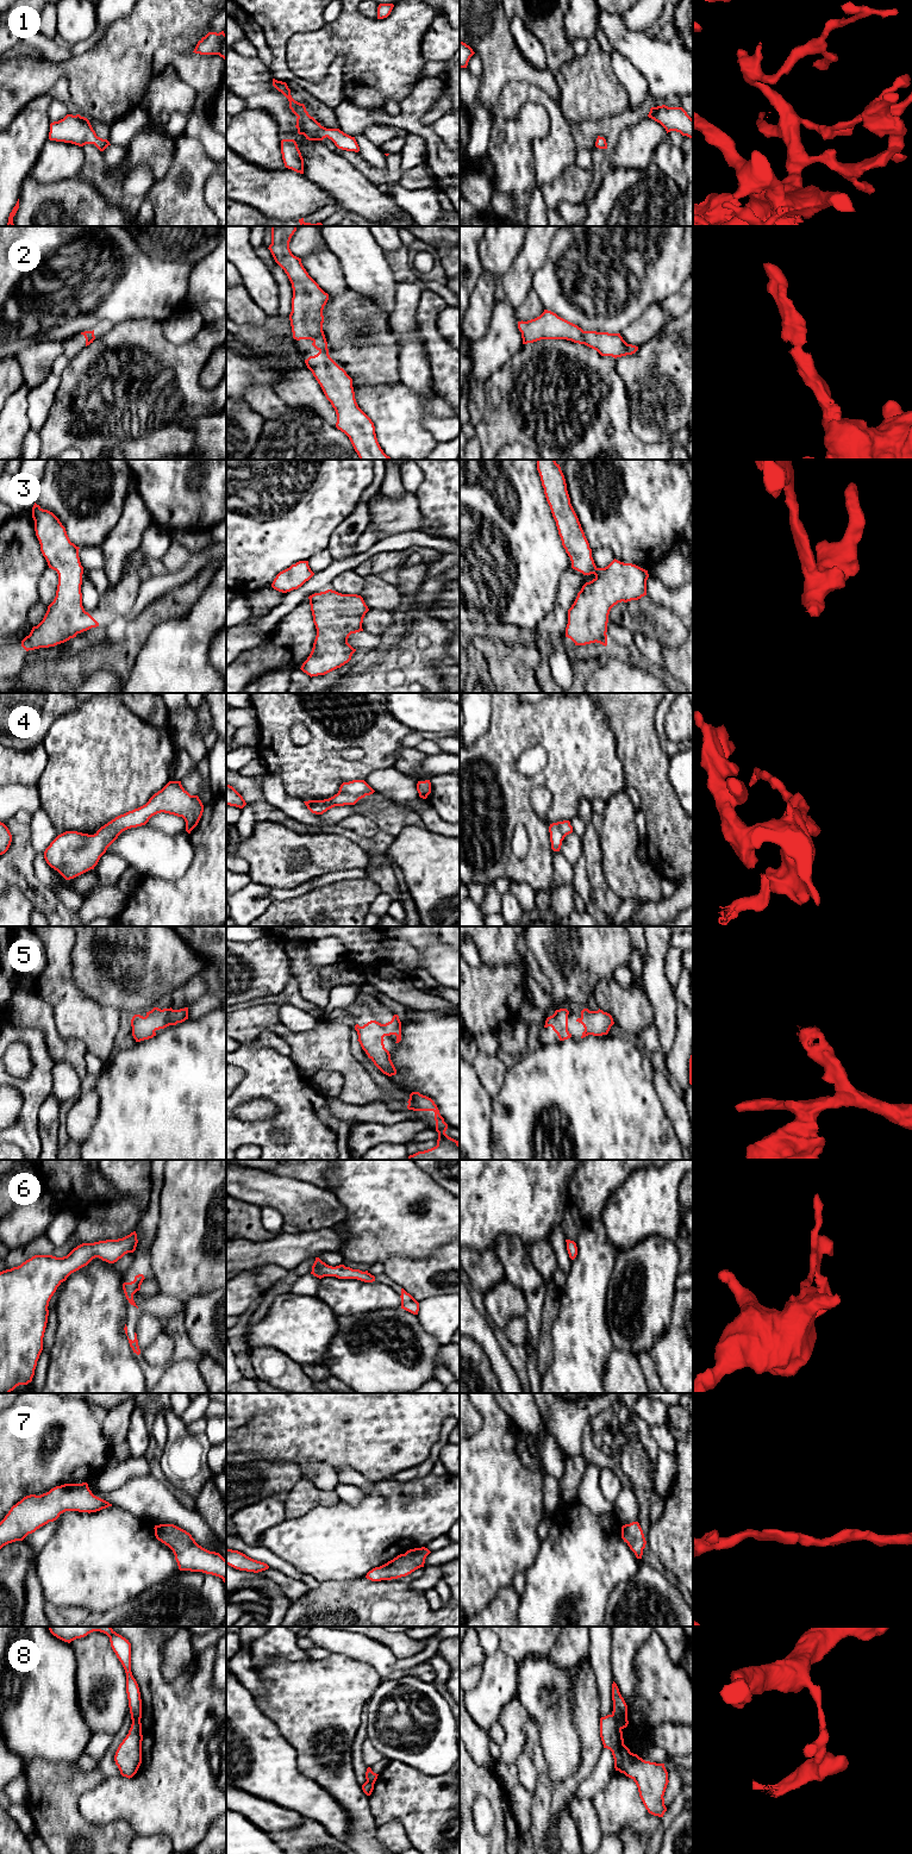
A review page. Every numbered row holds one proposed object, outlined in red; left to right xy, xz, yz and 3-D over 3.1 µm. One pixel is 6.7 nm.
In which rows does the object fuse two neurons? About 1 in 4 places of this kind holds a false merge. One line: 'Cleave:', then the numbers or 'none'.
Cleave: 8

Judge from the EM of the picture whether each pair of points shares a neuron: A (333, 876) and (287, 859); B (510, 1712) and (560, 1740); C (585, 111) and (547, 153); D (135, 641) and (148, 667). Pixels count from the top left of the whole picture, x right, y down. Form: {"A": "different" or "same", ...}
{"A": "different", "B": "different", "C": "different", "D": "different"}

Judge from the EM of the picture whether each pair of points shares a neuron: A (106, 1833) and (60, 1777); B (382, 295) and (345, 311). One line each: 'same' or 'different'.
A: same
B: different

